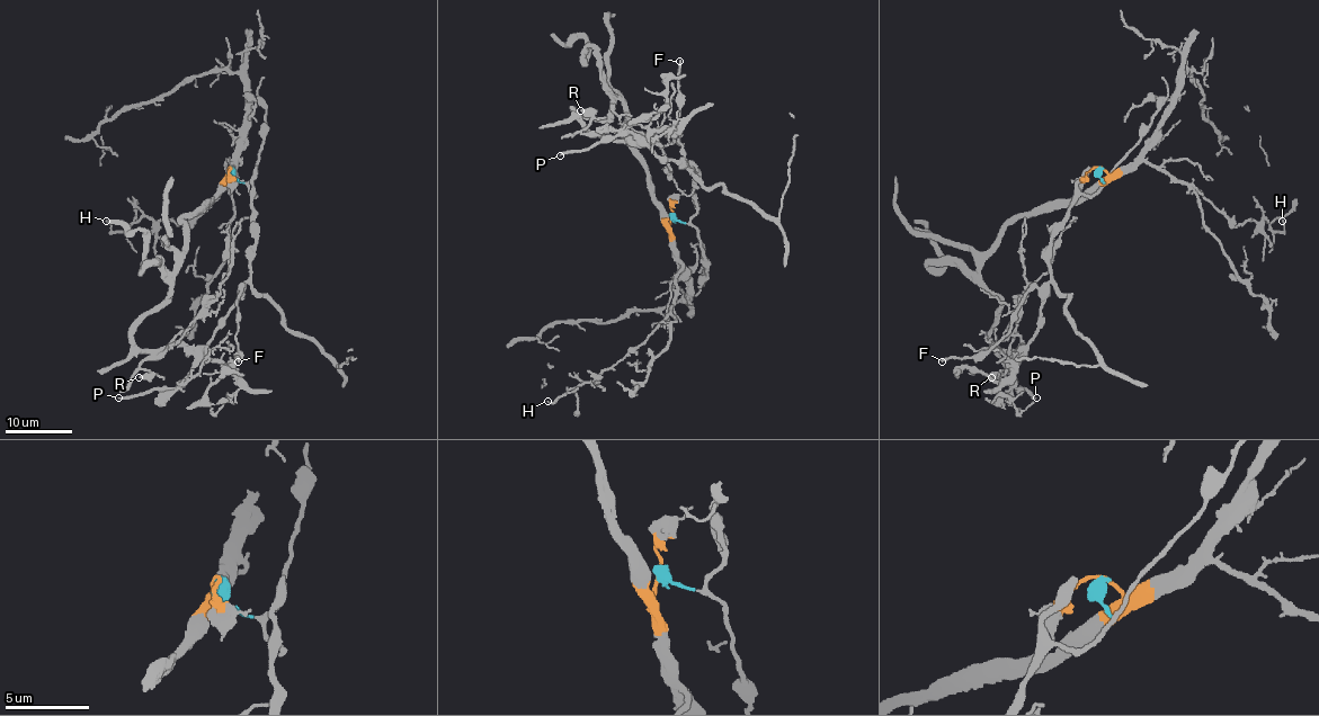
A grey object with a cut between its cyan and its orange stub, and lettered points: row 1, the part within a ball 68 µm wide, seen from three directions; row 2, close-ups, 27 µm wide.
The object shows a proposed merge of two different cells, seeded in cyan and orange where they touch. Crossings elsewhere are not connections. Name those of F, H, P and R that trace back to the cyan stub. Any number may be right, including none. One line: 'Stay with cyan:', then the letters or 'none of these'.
Stay with cyan: F, P

